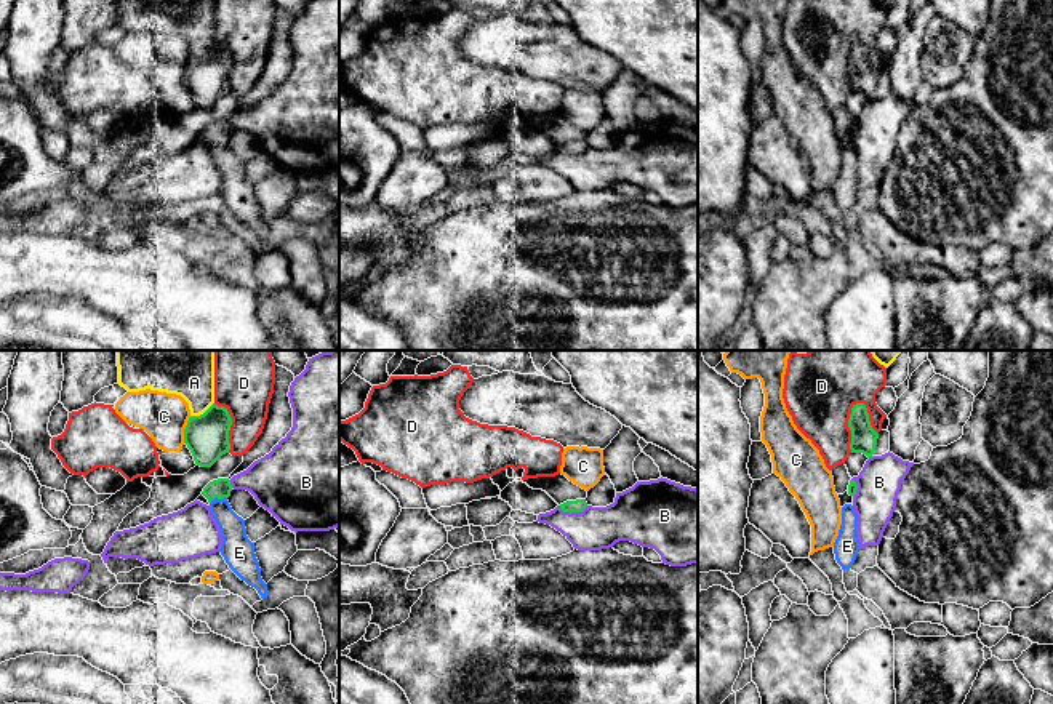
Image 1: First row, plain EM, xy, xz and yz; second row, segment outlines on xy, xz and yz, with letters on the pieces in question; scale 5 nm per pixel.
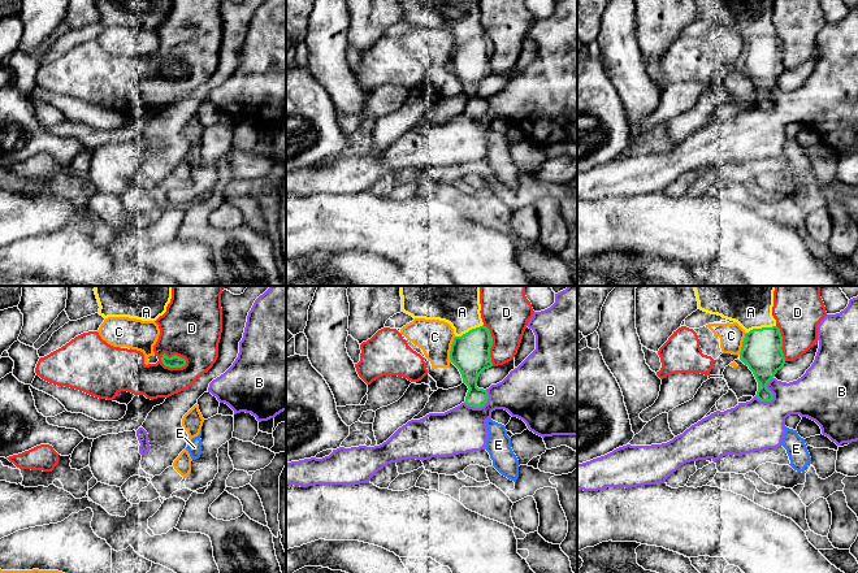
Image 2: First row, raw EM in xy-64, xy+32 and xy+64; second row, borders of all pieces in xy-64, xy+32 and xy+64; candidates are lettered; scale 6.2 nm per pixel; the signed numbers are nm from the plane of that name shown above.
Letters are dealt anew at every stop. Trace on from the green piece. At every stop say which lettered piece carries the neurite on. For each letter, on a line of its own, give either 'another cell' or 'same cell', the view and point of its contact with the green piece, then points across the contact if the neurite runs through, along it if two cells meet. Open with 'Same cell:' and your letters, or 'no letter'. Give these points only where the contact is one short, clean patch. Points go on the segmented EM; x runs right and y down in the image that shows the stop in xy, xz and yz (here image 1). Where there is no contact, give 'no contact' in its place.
Same cell: A, E
A: same cell | xy (204, 413) | across xy (207, 436), (204, 413), (200, 394), (186, 367)
B: another cell | xz (573, 511) | along xz (588, 506), (570, 512), (564, 512), (559, 508)
C: another cell | xy (184, 429)
D: another cell | yz (848, 424) | along yz (863, 402), (852, 408), (848, 420), (850, 452)
E: same cell | xy (218, 498) | across xy (220, 488), (218, 498), (232, 527), (236, 544)

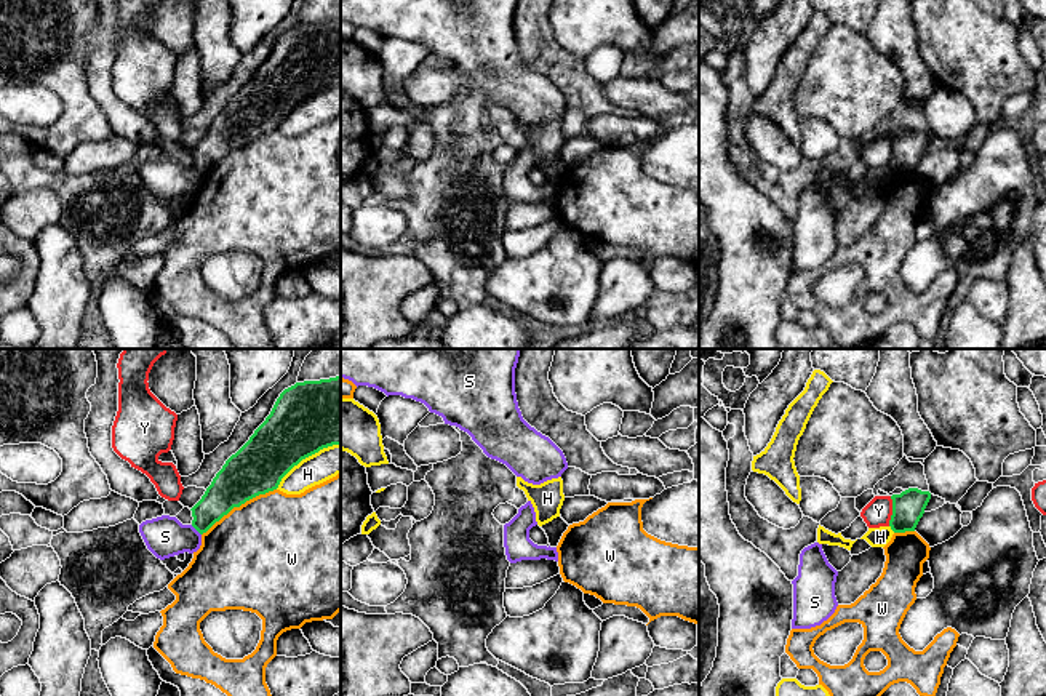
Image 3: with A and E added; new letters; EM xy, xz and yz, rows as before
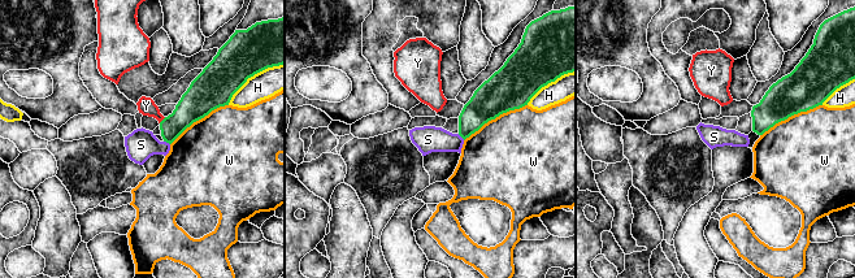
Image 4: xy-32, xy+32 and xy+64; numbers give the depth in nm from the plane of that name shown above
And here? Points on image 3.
Same cell: no letter
H: another cell | xy (306, 456)
S: another cell | xy (195, 528) | along xy (191, 525), (200, 535)
W: another cell | xy (239, 506)
Y: another cell | yz (893, 511) | along yz (891, 496), (891, 519), (888, 525)

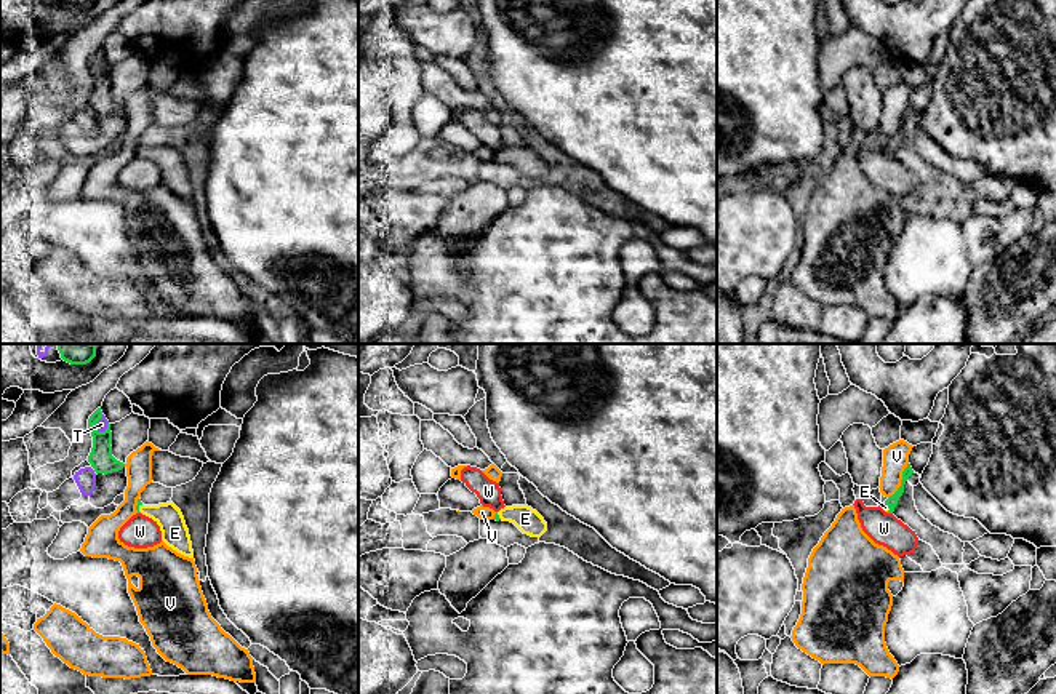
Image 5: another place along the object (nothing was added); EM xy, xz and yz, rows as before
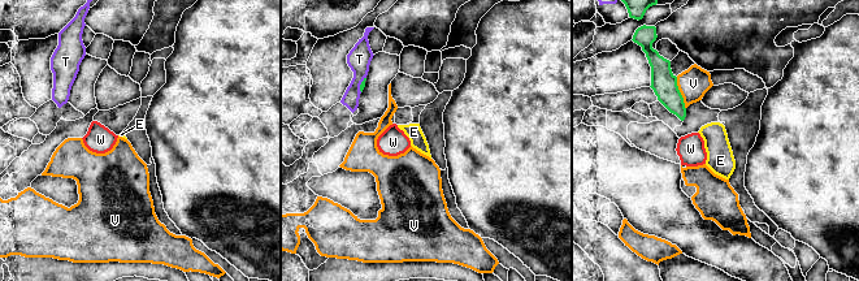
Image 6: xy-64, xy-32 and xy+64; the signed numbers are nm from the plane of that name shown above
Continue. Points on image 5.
Same cell: E
E: same cell | xy (138, 509) | across xy (140, 502), (138, 509), (156, 512), (175, 533)
T: another cell | xy (95, 422)
V: another cell | yz (901, 480) | along yz (908, 462), (901, 485), (888, 498)
W: another cell | yz (888, 512)

